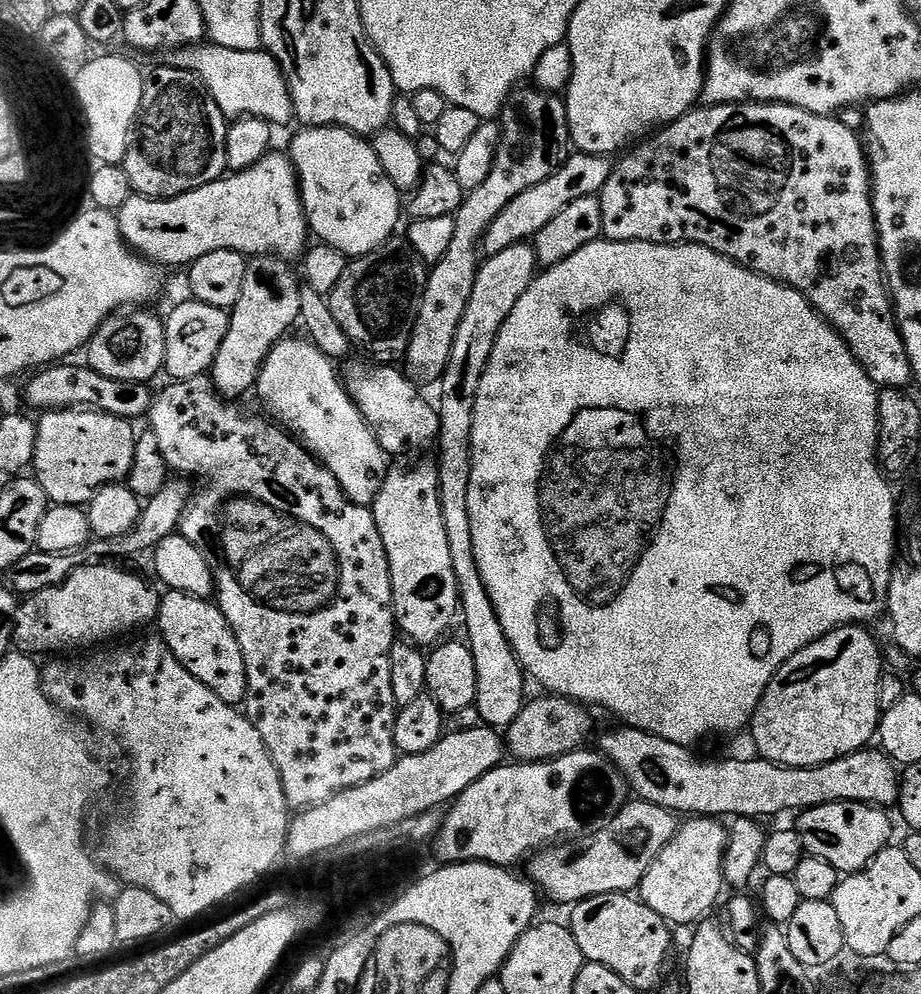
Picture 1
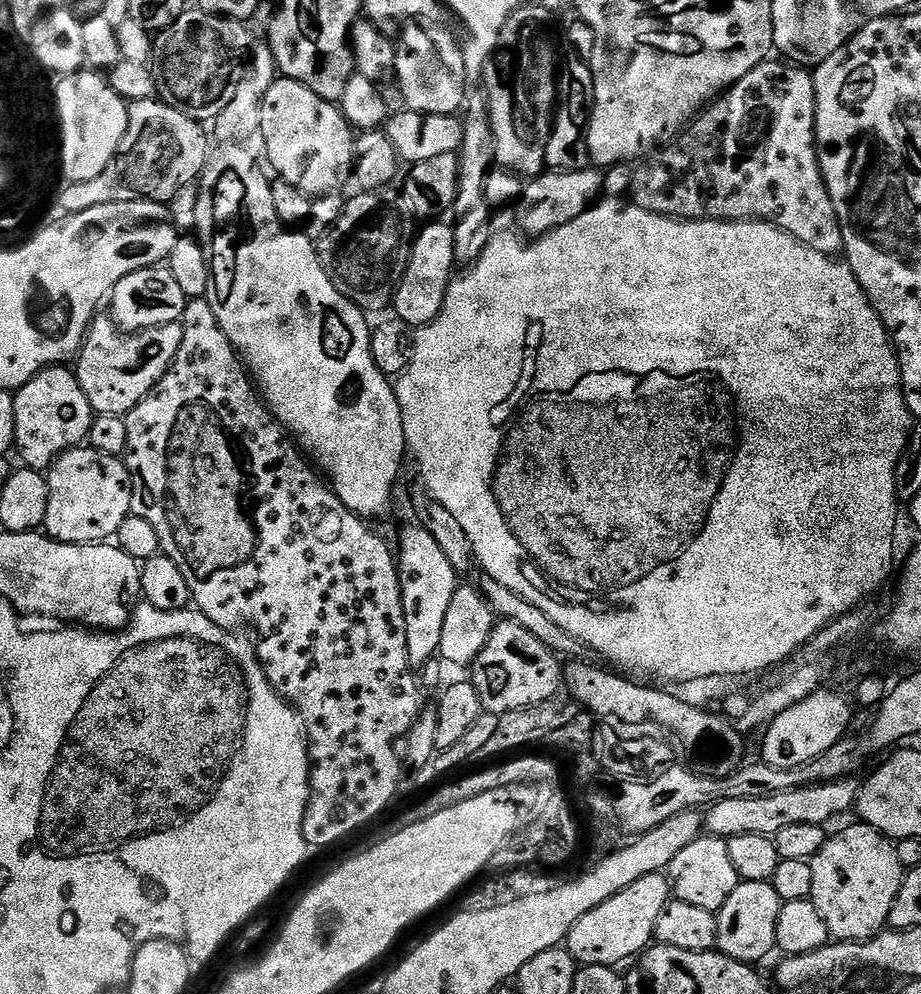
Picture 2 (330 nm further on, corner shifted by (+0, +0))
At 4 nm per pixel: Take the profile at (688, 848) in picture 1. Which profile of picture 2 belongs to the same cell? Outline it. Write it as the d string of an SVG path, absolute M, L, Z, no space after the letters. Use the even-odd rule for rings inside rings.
M655 872L646 878L638 878L626 890L606 898L602 906L582 914L570 930L566 947L577 965L607 964L620 966L631 956L639 957L653 943L658 914L670 903L670 881L667 875Z

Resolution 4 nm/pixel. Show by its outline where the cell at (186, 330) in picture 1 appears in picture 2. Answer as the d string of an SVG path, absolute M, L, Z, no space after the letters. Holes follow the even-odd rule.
M104 314L97 315L88 328L88 335L84 338L84 345L81 346L80 354L74 361L76 377L90 402L93 413L114 414L115 416L125 417L130 410L134 410L134 406L138 406L138 402L142 402L142 398L146 398L149 390L168 372L169 366L172 365L174 358L178 354L178 346L182 346L183 329L183 323L177 322L125 335L116 327L115 320Z

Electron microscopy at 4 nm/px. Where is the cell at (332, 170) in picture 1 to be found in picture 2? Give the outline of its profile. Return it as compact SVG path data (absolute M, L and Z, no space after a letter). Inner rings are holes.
M278 78L273 82L262 102L260 132L268 140L266 160L268 164L272 163L275 175L290 182L292 186L298 186L307 196L315 198L328 192L335 192L347 176L349 179L353 175L356 141L352 125L333 101L323 100L302 82L287 78Z

